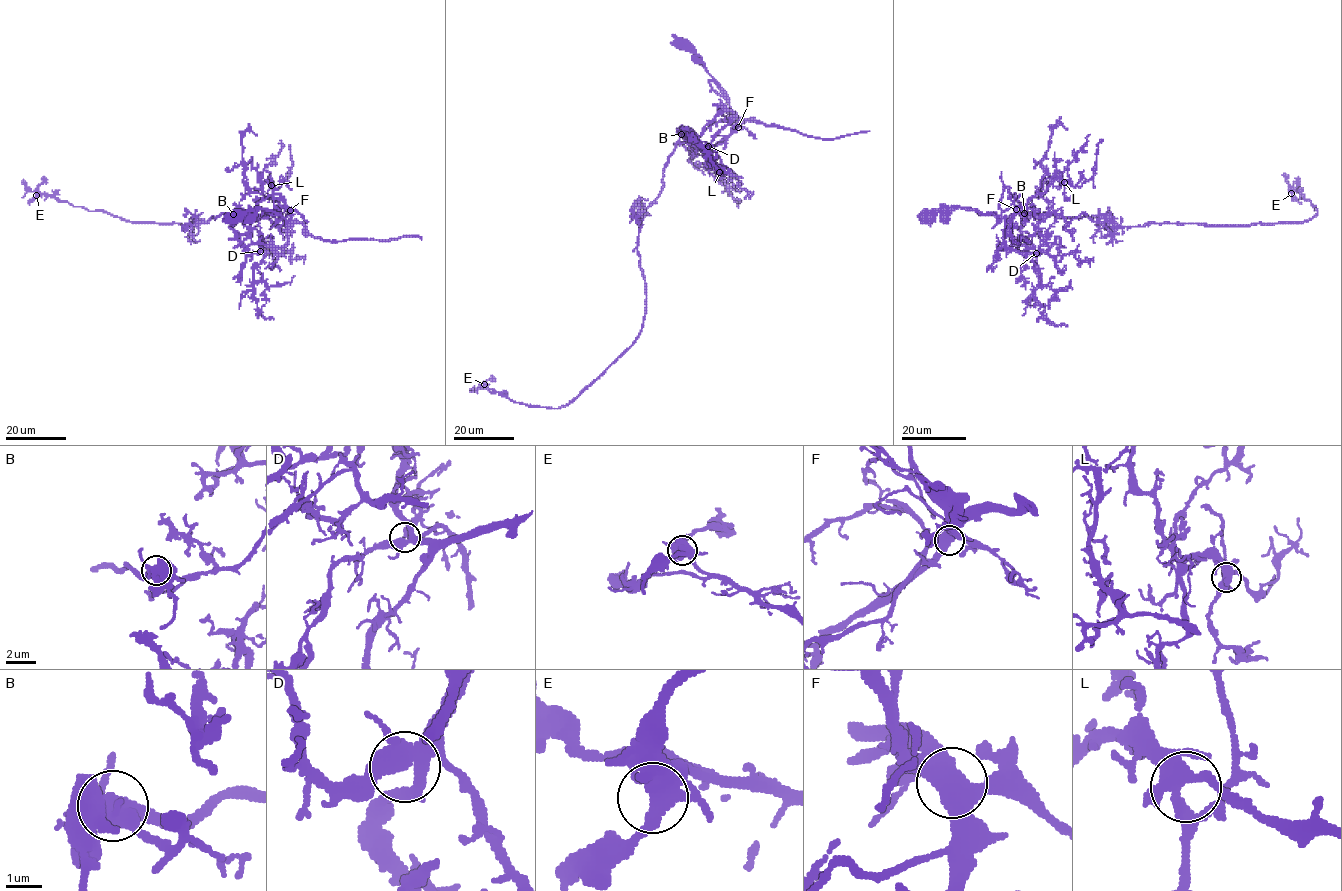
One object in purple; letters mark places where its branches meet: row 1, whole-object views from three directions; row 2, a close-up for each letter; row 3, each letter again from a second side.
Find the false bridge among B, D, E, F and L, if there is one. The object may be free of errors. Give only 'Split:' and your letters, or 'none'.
Split: B

